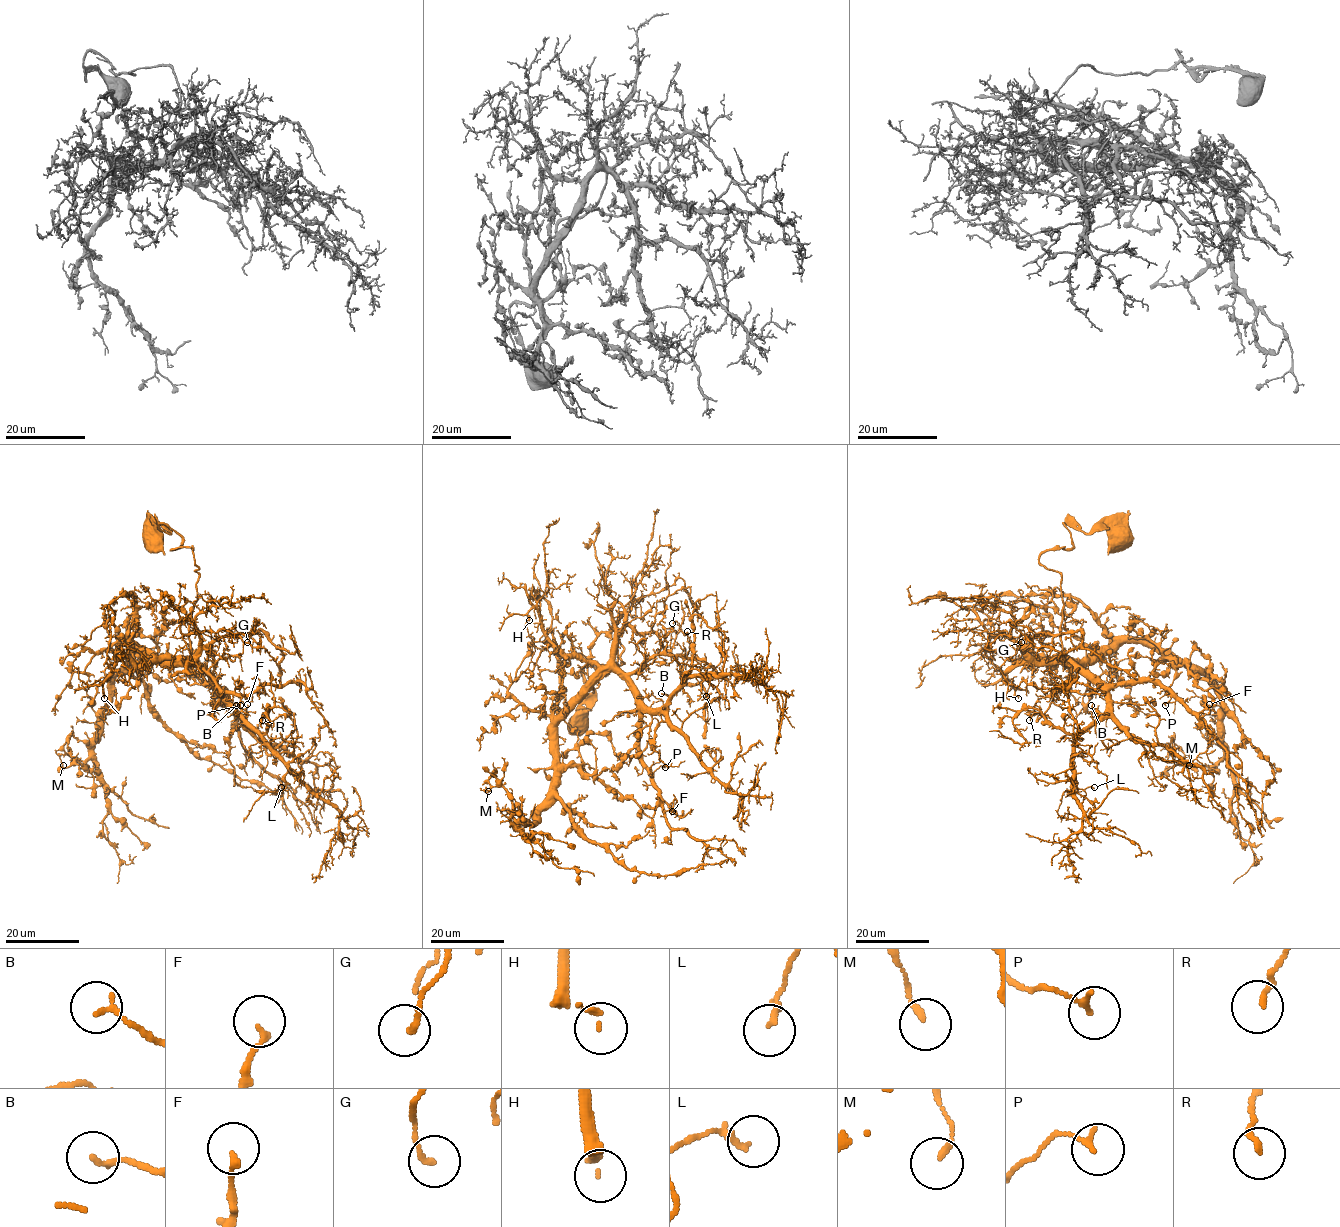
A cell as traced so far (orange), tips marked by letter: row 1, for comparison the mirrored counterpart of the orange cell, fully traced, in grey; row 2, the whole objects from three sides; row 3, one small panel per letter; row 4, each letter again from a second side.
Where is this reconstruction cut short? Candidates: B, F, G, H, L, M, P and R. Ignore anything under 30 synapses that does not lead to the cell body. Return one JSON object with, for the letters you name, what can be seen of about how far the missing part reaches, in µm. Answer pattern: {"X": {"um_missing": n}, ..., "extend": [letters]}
{"H": {"um_missing": 80}, "extend": ["H"]}

